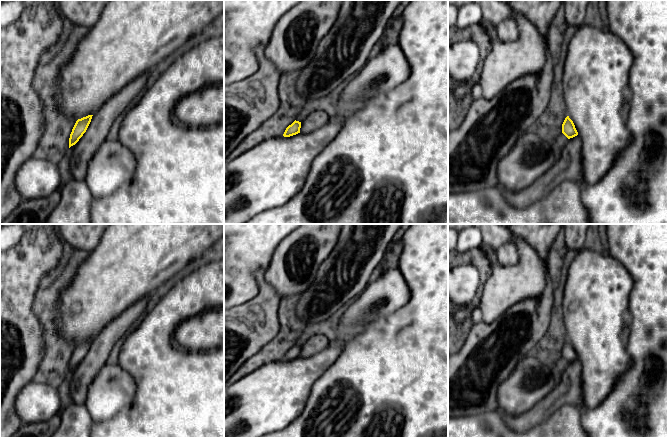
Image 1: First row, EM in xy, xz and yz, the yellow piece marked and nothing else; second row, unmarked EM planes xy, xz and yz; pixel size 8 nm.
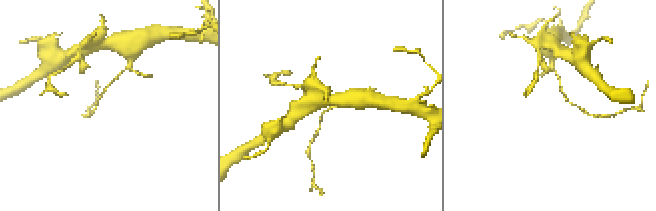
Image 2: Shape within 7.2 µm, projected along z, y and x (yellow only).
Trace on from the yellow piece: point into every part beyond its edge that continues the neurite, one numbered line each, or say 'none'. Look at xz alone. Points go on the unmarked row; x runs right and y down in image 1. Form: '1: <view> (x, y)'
none

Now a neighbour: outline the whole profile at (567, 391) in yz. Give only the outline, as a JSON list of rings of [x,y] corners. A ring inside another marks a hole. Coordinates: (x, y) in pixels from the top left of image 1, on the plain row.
[[[577,359],[568,363],[561,382],[556,384],[553,390],[528,412],[516,417],[509,416],[500,409],[497,409],[497,412],[510,429],[516,432],[525,432],[548,419],[565,404],[578,406],[581,411],[587,410],[581,399],[581,387],[582,367],[581,362]]]

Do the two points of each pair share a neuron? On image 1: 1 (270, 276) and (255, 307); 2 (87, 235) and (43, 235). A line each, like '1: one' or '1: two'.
1: one
2: two

